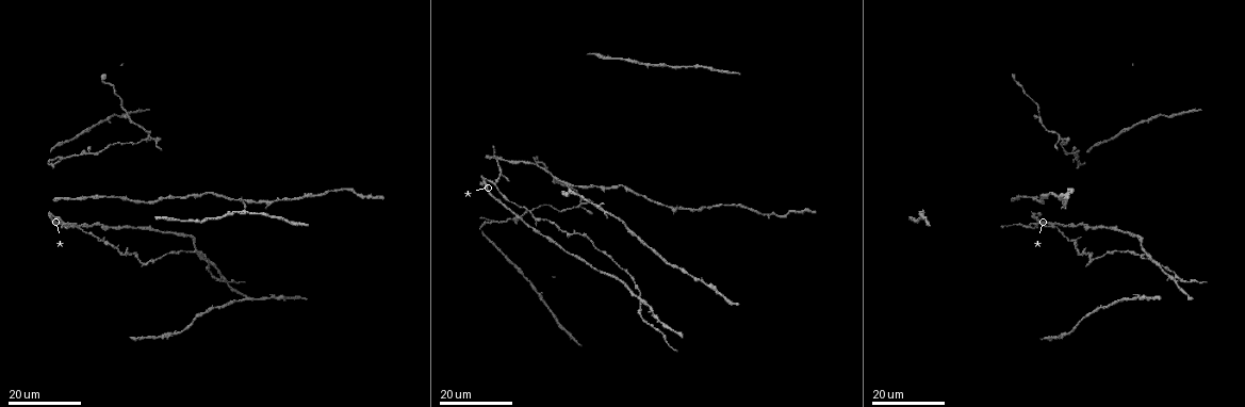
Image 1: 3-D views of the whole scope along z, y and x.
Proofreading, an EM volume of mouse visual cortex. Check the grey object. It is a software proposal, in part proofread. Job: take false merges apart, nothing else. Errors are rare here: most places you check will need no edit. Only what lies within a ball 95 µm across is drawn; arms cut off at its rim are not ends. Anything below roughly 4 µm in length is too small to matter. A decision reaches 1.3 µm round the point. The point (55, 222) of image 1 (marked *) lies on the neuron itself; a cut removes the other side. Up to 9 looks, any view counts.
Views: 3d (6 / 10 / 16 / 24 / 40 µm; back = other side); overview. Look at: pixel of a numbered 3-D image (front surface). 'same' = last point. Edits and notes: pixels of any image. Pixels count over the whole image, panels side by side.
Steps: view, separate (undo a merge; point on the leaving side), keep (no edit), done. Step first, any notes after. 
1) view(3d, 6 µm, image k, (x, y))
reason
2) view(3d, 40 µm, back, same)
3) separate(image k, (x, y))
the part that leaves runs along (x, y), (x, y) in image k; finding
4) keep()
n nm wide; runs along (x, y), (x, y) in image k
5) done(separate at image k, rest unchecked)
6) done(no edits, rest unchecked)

view(3d, 16 µm, image 1, (578, 203))
looks like a crossing

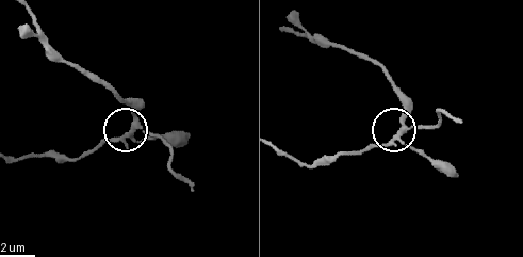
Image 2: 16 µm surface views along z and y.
view(3d, 6 µm, image 2, (130, 130))

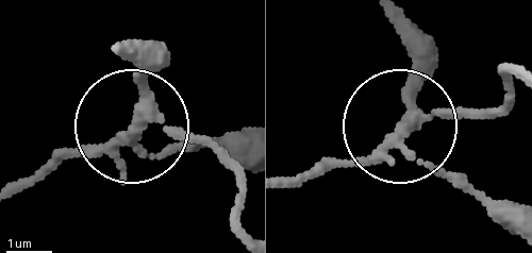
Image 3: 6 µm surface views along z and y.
view(3d, 6 µm, back, image 3, (400, 131))

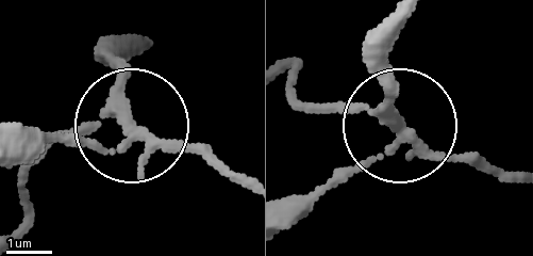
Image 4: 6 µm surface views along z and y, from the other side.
keep()
all the same neuron

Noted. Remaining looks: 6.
view(3d, 16 µm, image 1, (603, 187))

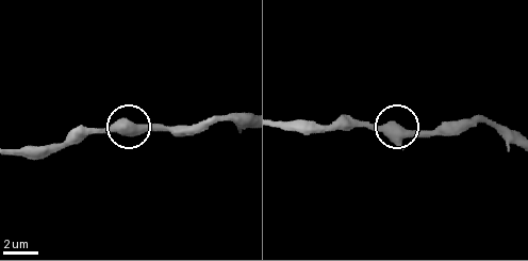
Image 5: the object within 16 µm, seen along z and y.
view(3d, 10 µm, image 5, (122, 118))

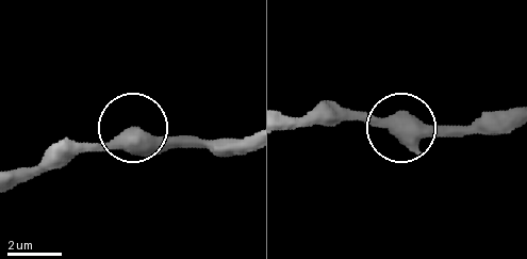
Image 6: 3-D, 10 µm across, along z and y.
view(3d, 6 µm, image 6, (130, 132))
zoom in

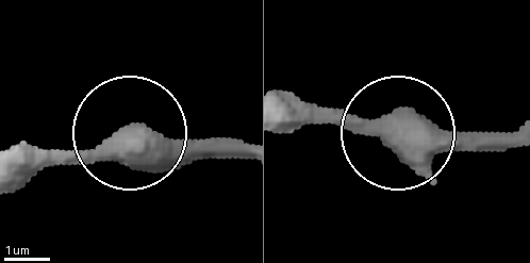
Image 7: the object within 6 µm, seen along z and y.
keep()
side arm 70 µm; continuous, no second neuron

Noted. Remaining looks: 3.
view(3d, 16 µm, image 1, (1039, 193))

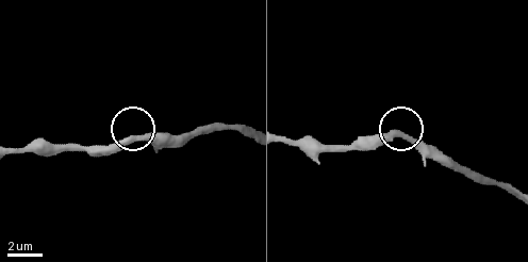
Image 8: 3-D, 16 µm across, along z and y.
view(3d, 10 µm, image 8, (402, 135))
zoom in

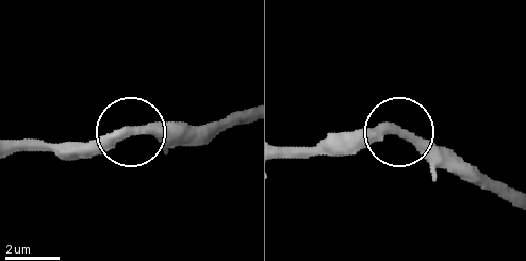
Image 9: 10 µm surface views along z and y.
keep()
side arm 63 µm; all the same neuron

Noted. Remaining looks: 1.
done(no edits, rest unchecked)

